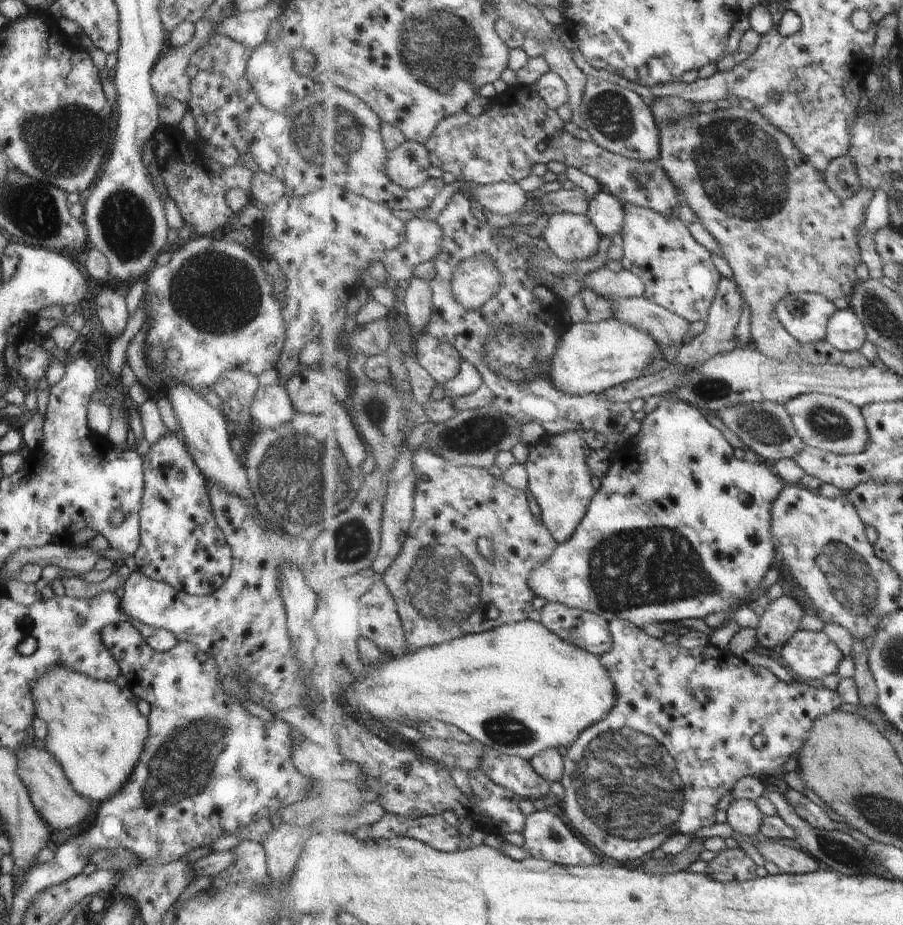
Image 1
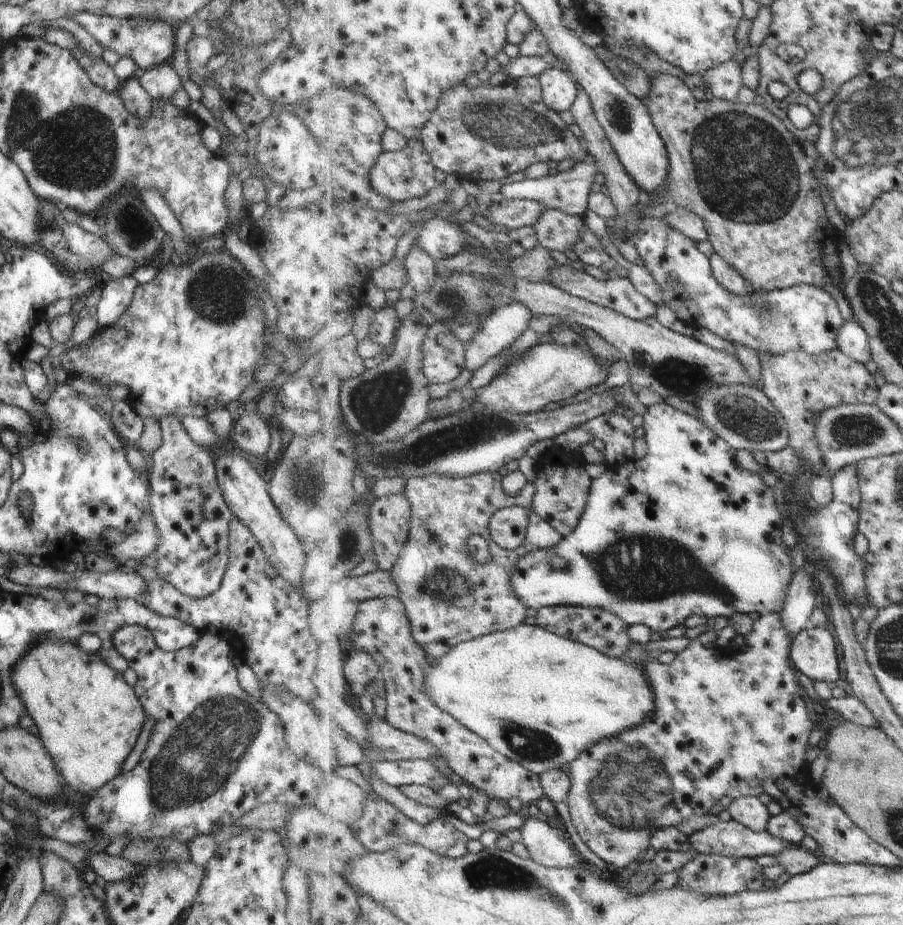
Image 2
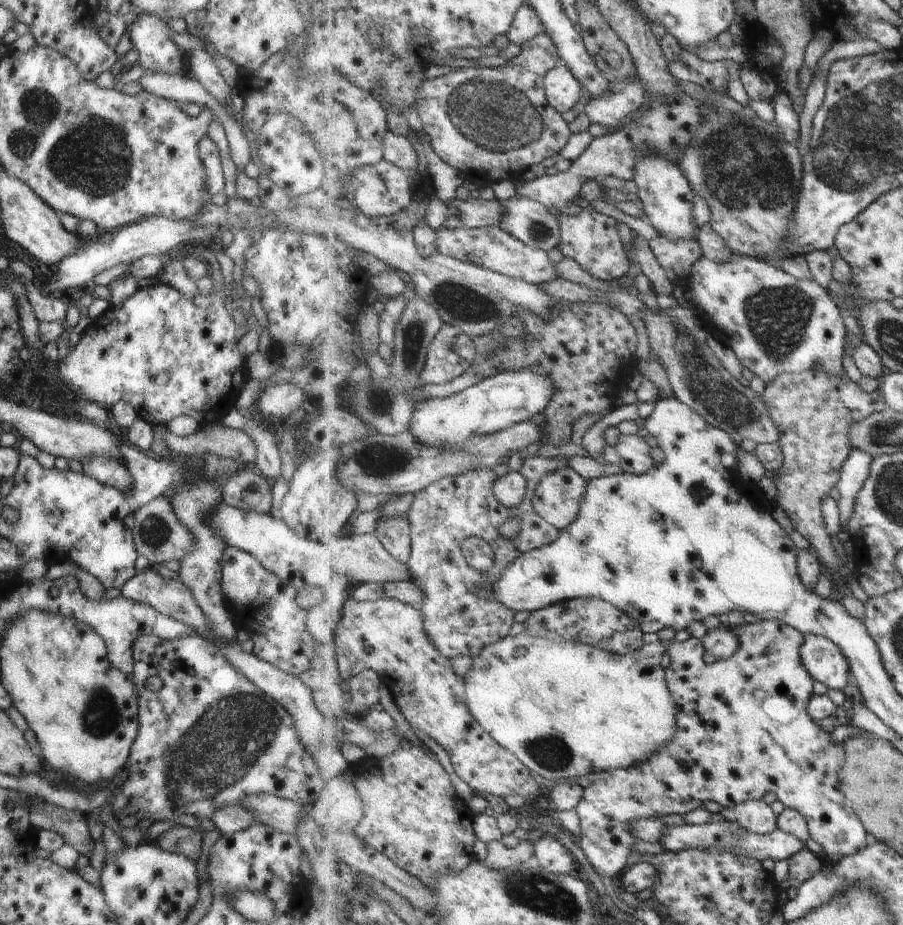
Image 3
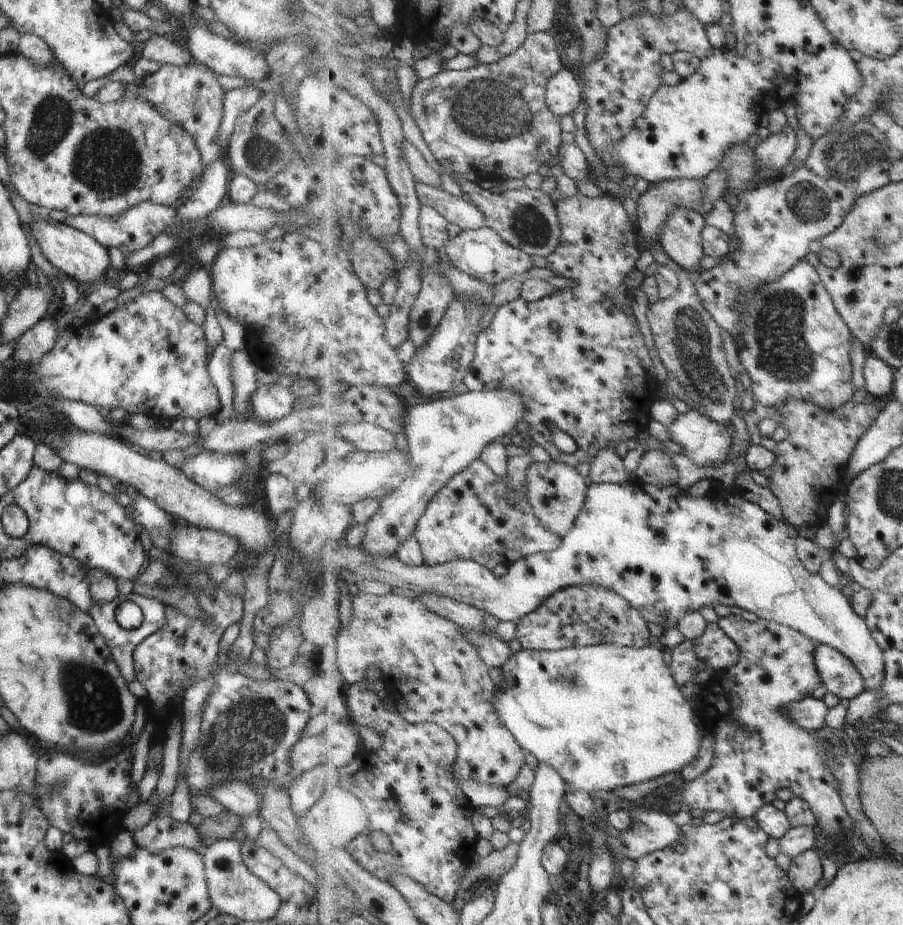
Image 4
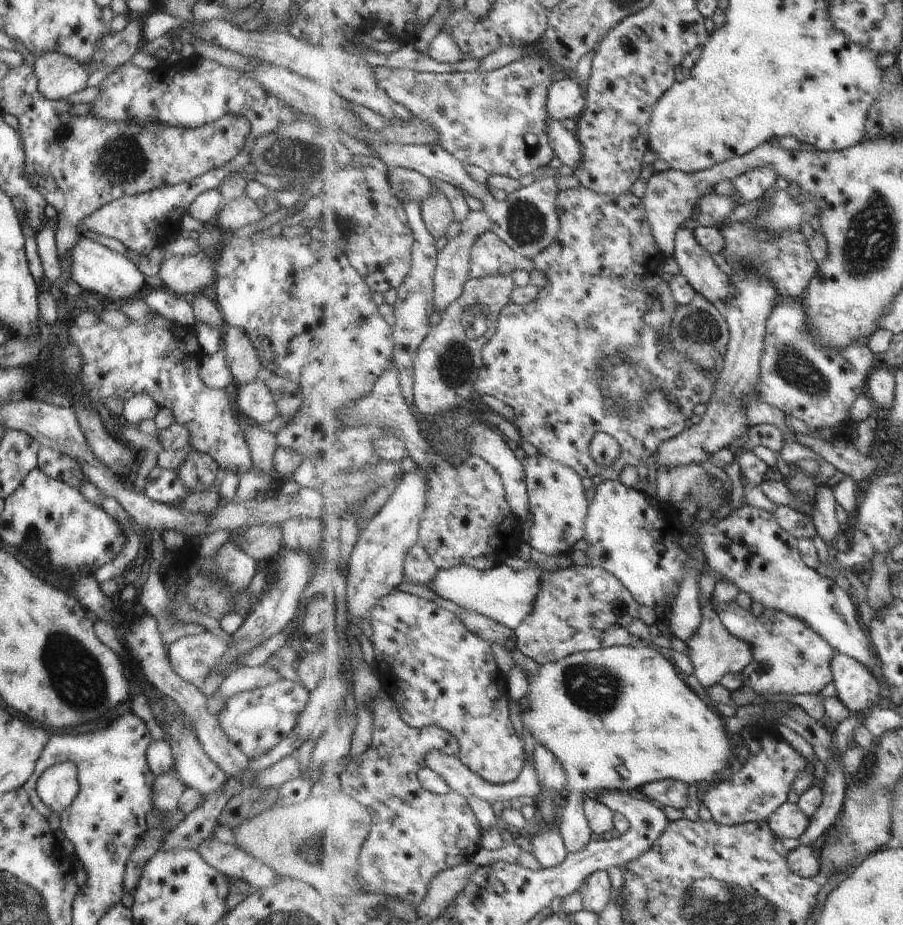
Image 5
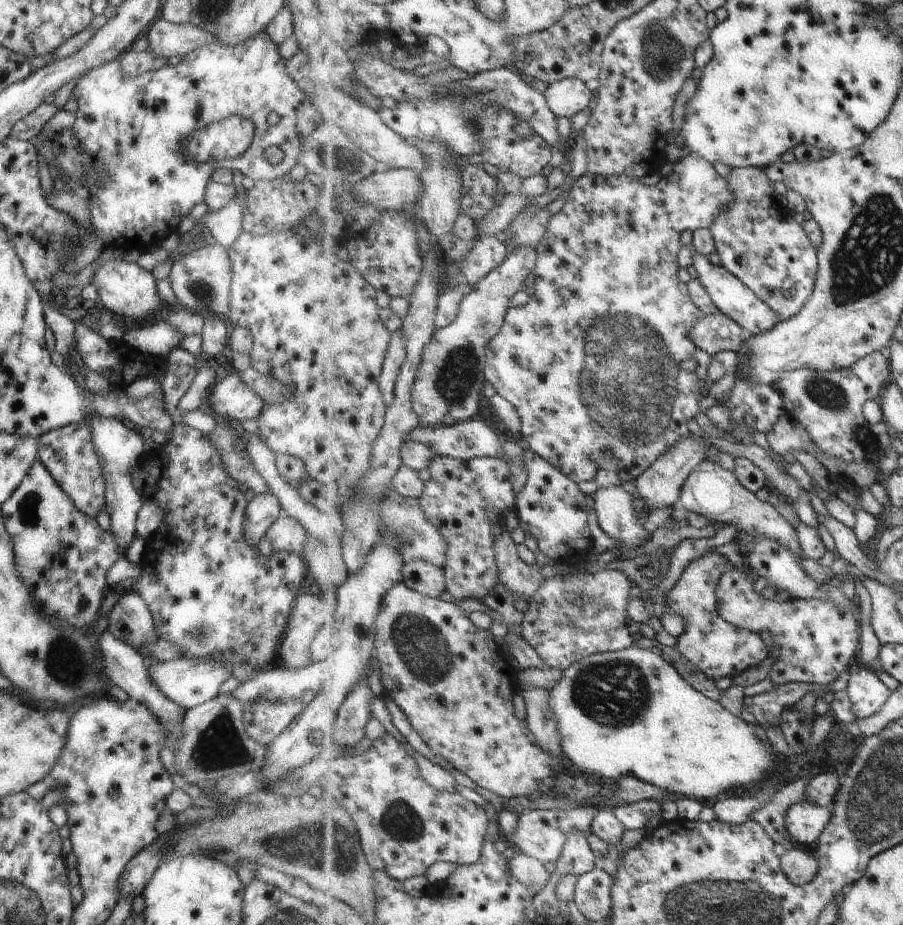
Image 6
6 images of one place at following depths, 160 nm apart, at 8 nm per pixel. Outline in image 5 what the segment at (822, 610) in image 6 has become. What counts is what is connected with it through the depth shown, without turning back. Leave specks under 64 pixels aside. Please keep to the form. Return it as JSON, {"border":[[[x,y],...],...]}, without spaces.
{"border":[[[736,601],[716,604],[716,610],[726,620],[731,634],[748,642],[754,650],[754,661],[741,673],[744,686],[750,686],[757,694],[819,694],[834,681],[831,668],[839,652],[816,630],[800,618],[786,612],[767,609],[755,616],[750,609],[741,608]]]}

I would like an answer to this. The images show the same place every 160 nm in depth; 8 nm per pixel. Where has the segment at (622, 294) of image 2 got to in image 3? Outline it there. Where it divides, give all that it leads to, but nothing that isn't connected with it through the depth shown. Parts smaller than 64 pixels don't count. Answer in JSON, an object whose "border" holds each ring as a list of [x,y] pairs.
{"border":[[[440,226],[435,232],[437,232],[438,251],[445,256],[465,260],[476,266],[483,266],[494,272],[535,285],[546,285],[561,278],[557,273],[557,264],[549,260],[545,250],[536,250],[527,246],[501,227],[451,228],[449,226],[446,228]]]}

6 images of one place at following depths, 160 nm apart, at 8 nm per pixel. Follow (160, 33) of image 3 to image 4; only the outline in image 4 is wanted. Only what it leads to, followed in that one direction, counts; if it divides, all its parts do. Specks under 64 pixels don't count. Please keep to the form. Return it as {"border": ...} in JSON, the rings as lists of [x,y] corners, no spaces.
{"border":[[[200,63],[174,66],[173,64],[161,64],[157,72],[143,76],[135,82],[125,86],[125,97],[143,98],[159,114],[163,114],[173,124],[179,124],[193,139],[203,167],[211,162],[211,158],[219,158],[221,154],[226,156],[226,148],[217,146],[215,132],[221,118],[221,102],[223,102],[223,90],[217,82],[212,71],[209,71]]]}

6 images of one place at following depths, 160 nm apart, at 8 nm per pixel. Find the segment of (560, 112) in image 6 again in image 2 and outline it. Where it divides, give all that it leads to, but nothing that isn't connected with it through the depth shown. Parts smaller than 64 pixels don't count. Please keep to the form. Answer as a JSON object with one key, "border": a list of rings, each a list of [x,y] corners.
{"border":[[[559,68],[547,70],[538,77],[542,83],[542,94],[551,110],[557,112],[570,111],[579,97],[577,84],[571,75]]]}

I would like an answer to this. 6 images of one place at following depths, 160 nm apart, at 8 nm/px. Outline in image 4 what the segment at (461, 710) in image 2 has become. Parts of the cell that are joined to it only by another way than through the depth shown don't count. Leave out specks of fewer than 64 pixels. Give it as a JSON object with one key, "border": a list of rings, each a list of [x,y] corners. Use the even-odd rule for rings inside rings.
{"border":[[[604,644],[553,651],[521,649],[519,652],[511,654],[511,658],[500,669],[503,677],[502,681],[497,684],[498,693],[495,696],[494,703],[499,719],[503,722],[503,726],[514,735],[515,740],[519,742],[519,746],[535,756],[538,764],[543,762],[547,766],[553,766],[553,769],[559,772],[559,776],[563,778],[563,781],[570,785],[568,792],[577,792],[577,790],[585,790],[586,792],[617,790],[617,788],[623,788],[623,786],[629,786],[630,784],[640,782],[643,784],[643,782],[655,780],[659,776],[681,772],[687,766],[687,763],[691,764],[699,754],[703,735],[701,736],[701,732],[697,728],[697,722],[695,722],[695,714],[698,711],[679,690],[674,676],[671,675],[670,668],[663,662],[663,650],[659,650],[655,646],[648,645],[642,648],[634,648]],[[618,764],[625,768],[625,774],[622,776],[617,774]]]}

